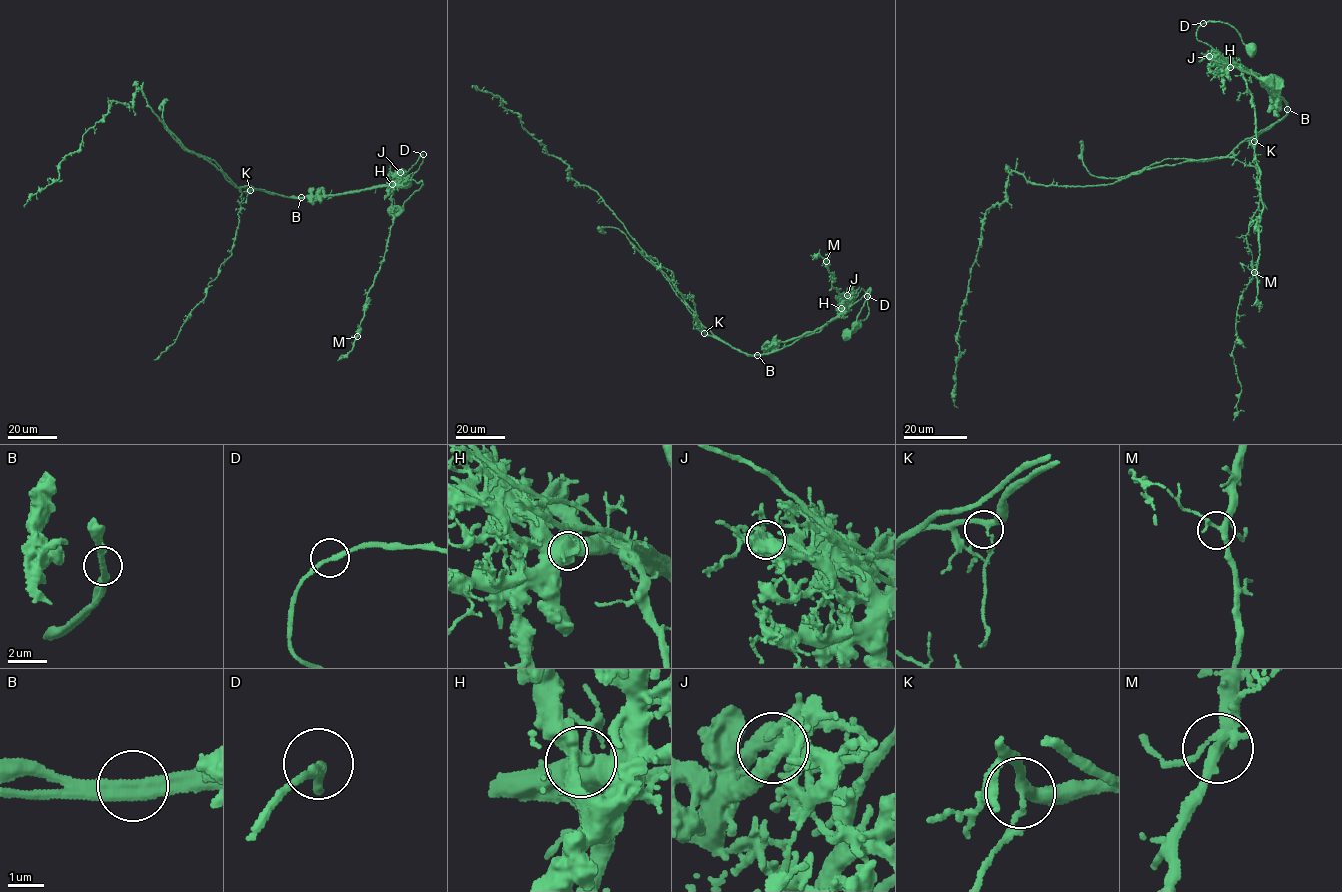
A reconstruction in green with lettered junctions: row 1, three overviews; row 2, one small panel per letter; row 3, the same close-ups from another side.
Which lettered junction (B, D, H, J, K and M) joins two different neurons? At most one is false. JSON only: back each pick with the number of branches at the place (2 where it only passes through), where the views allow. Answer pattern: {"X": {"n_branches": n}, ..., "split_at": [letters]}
{"B": {"n_branches": 2}, "split_at": ["B"]}

